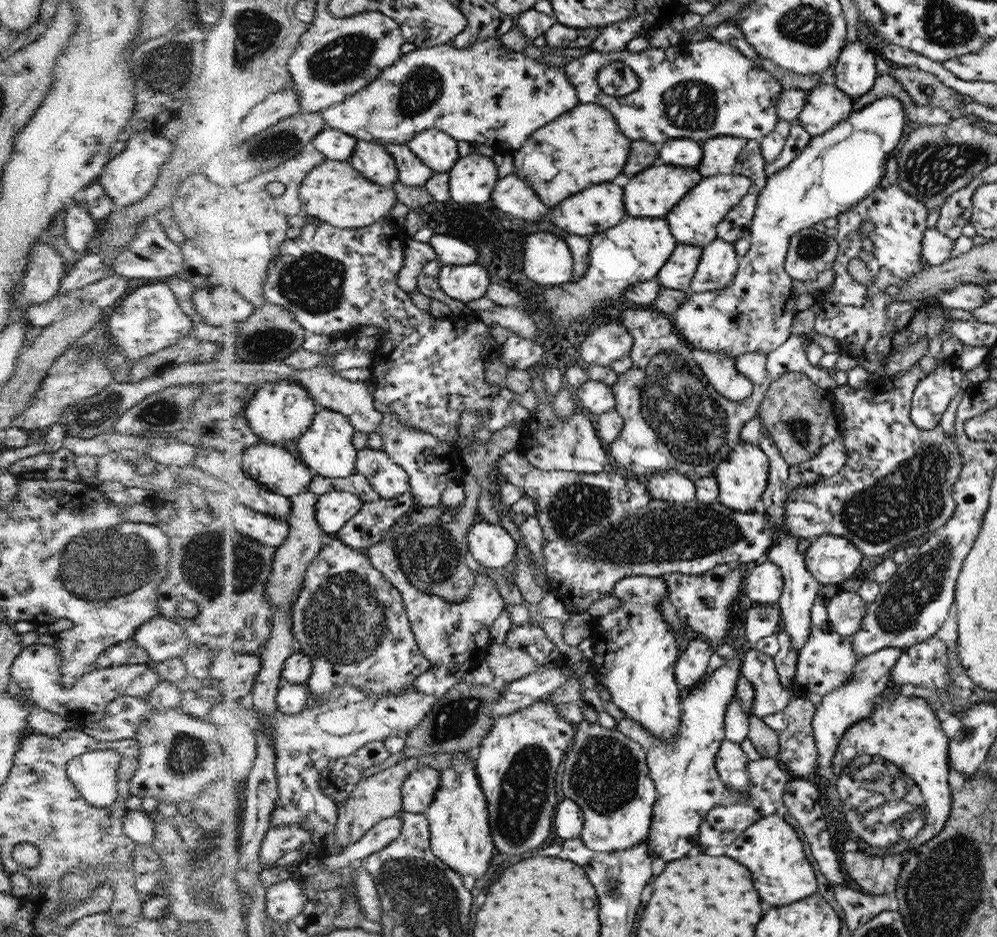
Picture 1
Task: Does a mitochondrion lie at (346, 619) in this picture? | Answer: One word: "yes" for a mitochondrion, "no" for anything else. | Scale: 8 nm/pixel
yes

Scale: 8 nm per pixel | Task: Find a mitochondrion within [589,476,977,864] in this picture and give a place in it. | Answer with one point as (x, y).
(880, 812)

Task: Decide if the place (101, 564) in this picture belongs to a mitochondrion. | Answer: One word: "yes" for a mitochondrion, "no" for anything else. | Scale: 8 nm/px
yes

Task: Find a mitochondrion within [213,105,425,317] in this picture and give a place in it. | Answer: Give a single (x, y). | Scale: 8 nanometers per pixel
(279, 143)

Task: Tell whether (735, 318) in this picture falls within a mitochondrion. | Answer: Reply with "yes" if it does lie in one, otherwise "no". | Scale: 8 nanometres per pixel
no

